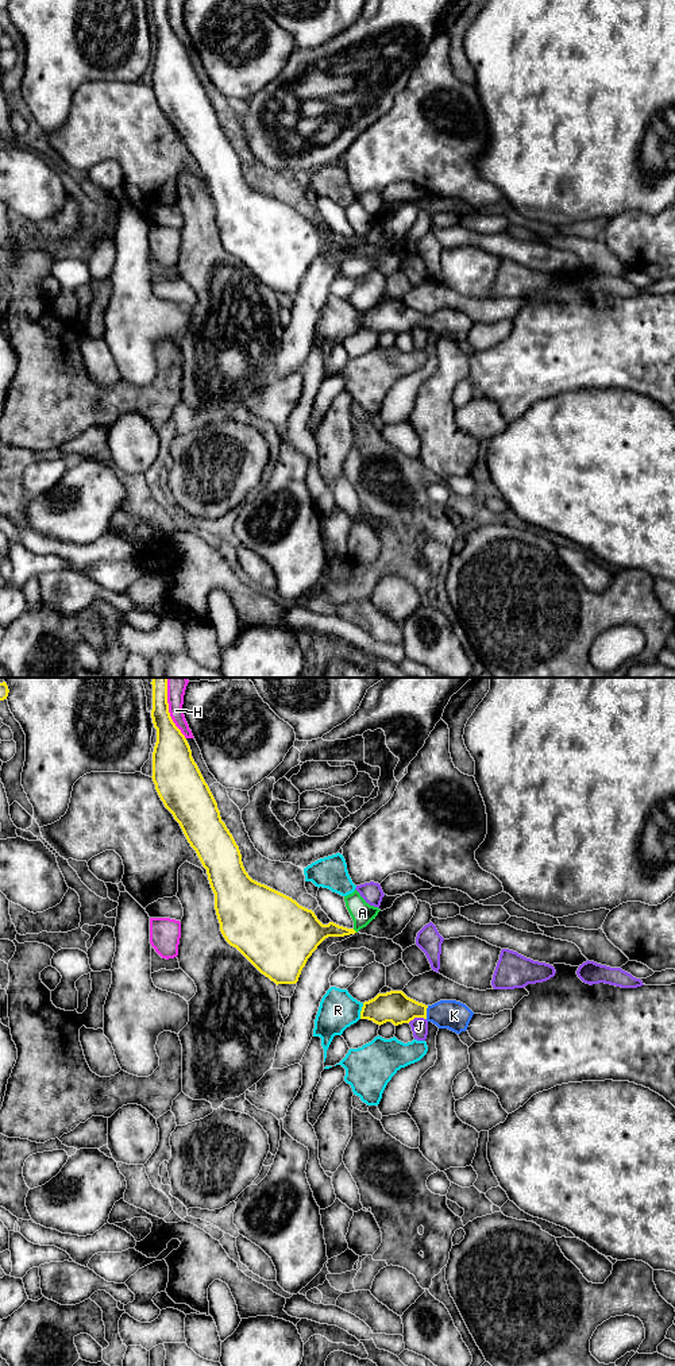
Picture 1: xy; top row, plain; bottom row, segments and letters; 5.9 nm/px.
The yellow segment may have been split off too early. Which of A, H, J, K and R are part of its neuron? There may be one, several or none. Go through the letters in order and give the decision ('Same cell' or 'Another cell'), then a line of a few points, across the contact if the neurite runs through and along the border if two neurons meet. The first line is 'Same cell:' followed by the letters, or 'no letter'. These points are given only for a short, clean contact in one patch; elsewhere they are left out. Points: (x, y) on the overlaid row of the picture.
Same cell: K
A: Another cell
H: Another cell
J: Another cell
K: Same cell. Line: xy (394, 1006), (425, 1013), (454, 1015)
R: Another cell

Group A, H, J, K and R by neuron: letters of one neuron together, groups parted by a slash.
A / H / J / K / R

